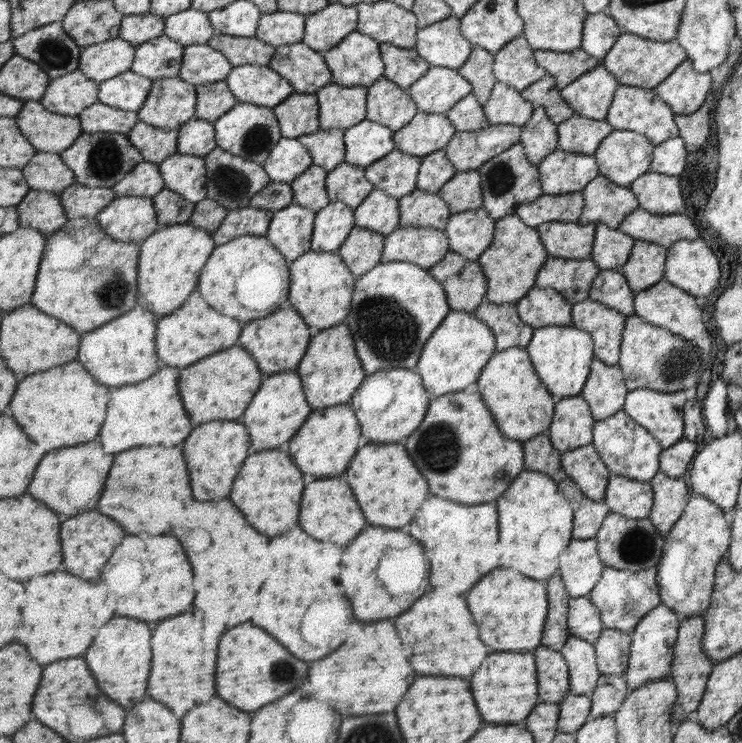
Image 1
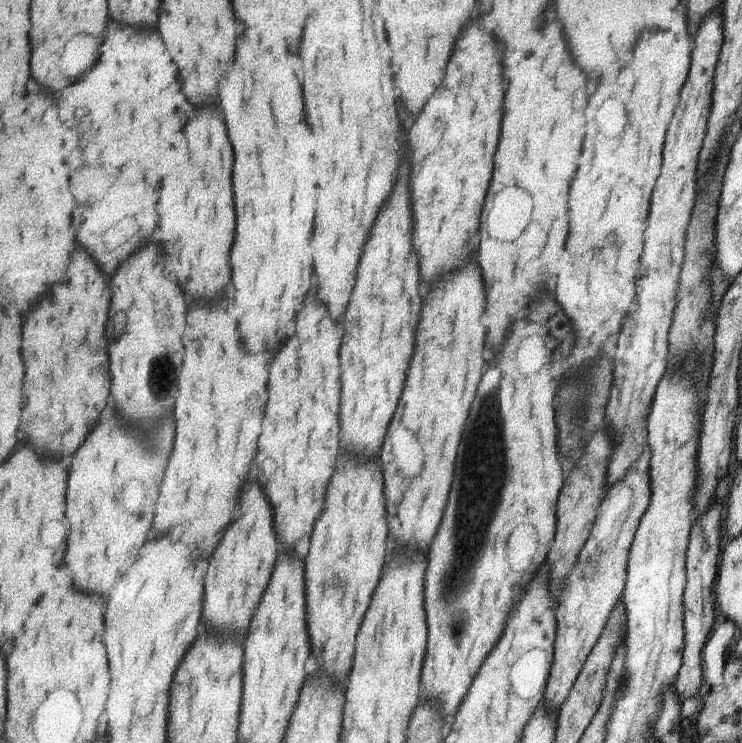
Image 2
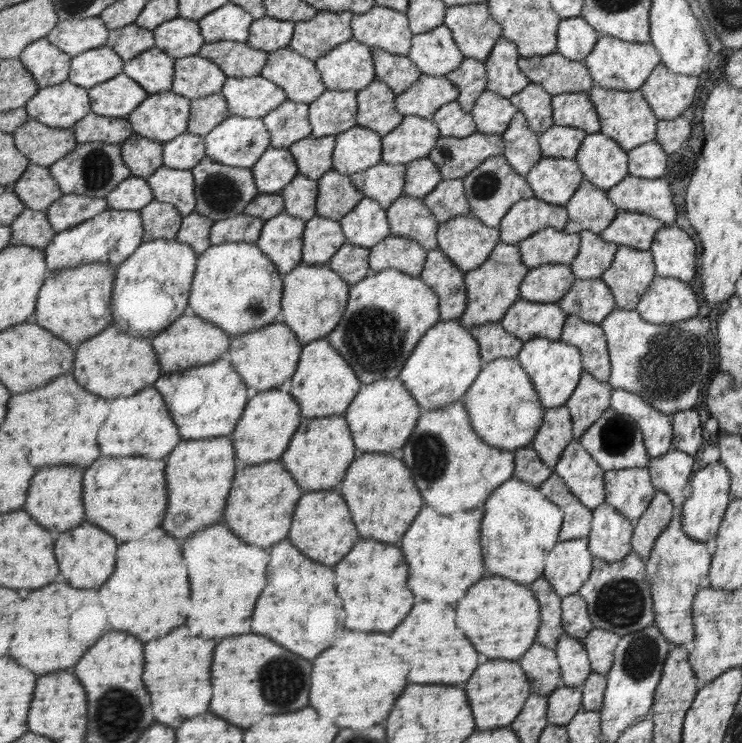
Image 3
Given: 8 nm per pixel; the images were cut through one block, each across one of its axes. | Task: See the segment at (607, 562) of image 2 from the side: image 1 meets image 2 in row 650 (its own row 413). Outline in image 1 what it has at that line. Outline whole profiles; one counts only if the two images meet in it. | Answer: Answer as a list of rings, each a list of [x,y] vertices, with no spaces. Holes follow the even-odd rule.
[[[580,394],[557,400],[549,430],[553,447],[563,454],[593,444],[596,422],[592,407]]]

